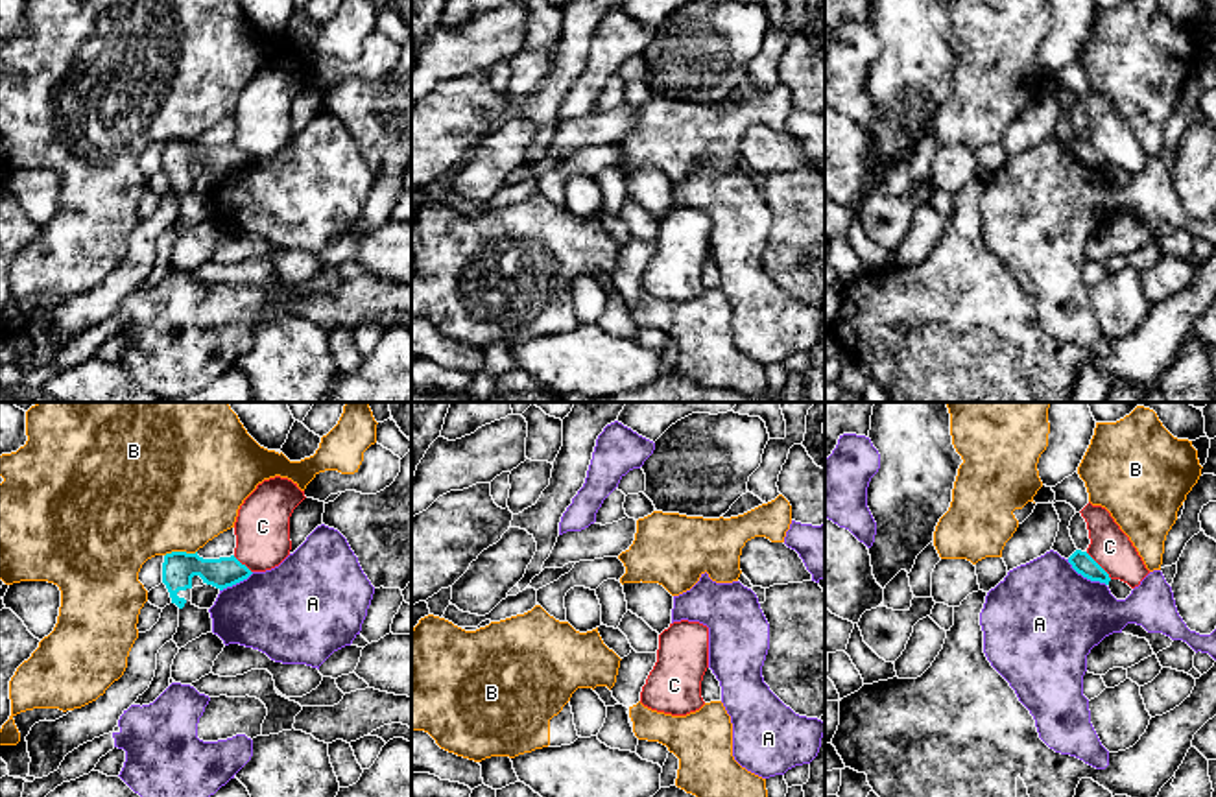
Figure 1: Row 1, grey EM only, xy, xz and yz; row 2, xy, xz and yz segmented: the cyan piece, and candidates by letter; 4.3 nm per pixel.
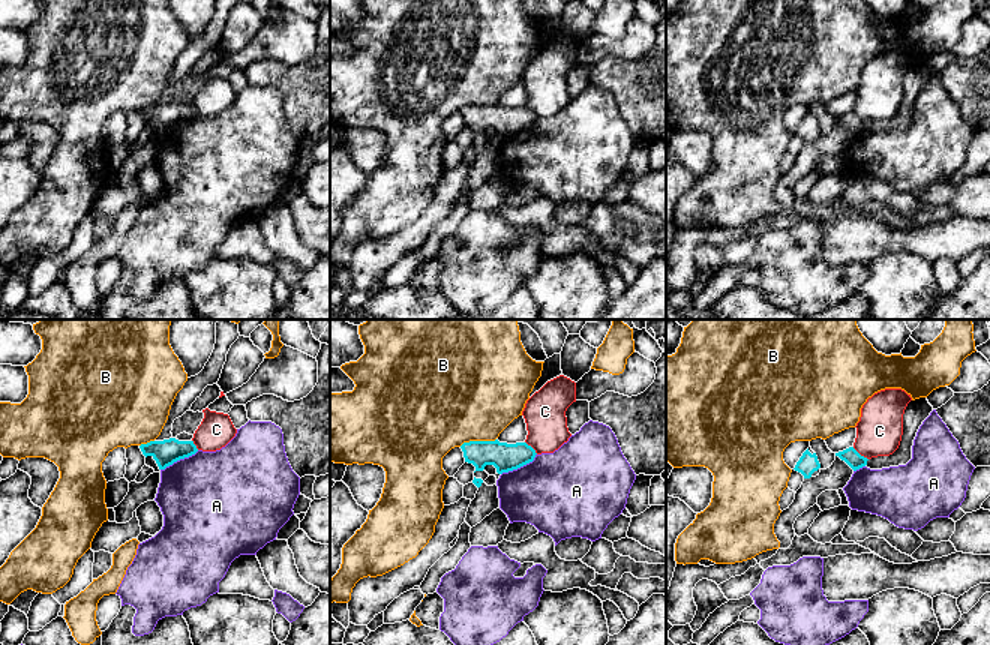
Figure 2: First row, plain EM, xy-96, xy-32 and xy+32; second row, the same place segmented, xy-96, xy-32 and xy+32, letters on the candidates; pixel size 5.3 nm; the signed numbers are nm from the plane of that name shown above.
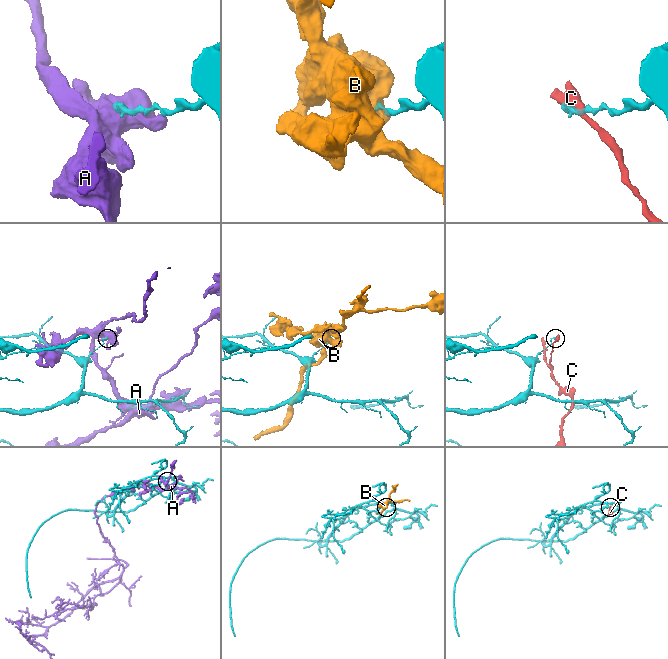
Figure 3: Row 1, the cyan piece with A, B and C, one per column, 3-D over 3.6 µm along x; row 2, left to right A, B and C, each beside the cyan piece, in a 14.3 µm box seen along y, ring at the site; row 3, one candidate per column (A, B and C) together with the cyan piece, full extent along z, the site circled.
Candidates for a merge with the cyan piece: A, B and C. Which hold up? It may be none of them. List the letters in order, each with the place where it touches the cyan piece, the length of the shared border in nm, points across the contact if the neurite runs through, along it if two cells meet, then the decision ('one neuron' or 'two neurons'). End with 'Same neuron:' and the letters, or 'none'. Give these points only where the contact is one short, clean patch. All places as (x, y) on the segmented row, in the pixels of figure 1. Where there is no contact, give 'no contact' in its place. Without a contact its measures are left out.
A: meets cyan in yz at (1085, 576); contact 200 nm long; two neurons
B: meets cyan in xy at (179, 552); contact 150 nm long; two neurons
C: meets cyan in yz at (1098, 565); contact 170 nm long; border along yz (1085, 552), (1111, 578); two neurons
Same neuron: none

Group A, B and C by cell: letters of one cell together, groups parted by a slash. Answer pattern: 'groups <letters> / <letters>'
groups A / B / C

